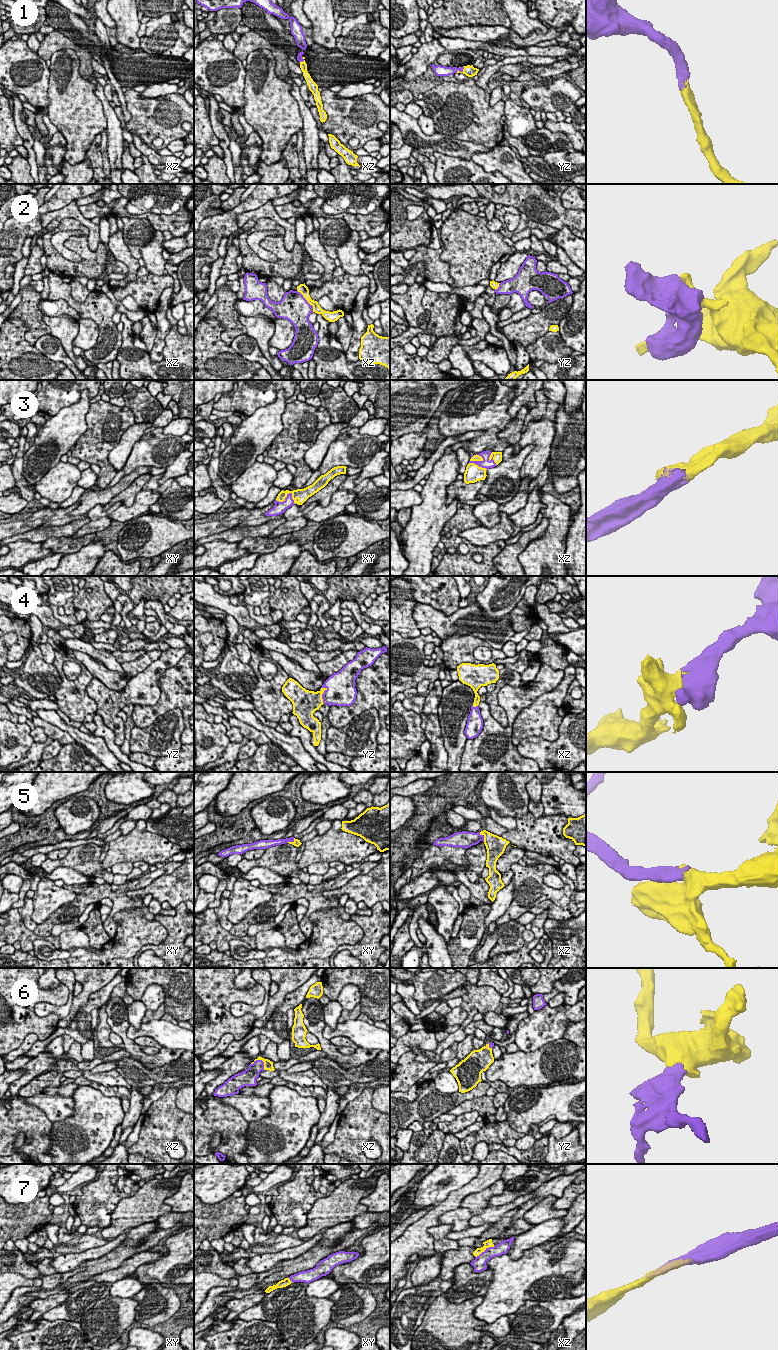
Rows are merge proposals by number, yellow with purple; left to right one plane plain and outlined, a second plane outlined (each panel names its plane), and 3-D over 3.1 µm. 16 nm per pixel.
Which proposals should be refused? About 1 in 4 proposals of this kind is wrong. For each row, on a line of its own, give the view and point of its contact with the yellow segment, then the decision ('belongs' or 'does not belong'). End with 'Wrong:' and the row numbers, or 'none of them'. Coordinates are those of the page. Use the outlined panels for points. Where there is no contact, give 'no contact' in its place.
1: contact yz (460, 72); belongs
2: contact xz (307, 301); does not belong
3: contact xz (477, 465); belongs
4: contact yz (322, 693); belongs
5: contact xz (484, 837); belongs
6: contact xz (261, 1059); belongs
7: contact xz (485, 1249); belongs
Wrong: 2

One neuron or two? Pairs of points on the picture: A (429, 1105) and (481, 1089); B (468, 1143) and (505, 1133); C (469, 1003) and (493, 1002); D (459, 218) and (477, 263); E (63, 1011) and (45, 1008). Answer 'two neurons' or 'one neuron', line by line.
A: one neuron
B: one neuron
C: one neuron
D: one neuron
E: one neuron

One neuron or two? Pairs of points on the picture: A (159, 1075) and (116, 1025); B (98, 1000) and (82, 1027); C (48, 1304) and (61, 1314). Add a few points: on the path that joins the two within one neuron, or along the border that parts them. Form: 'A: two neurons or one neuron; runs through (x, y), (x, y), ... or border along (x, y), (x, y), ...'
A: two neurons; border along (132, 1058), (147, 1068), (160, 1067), (175, 1060)
B: one neuron; runs through (91, 1006), (84, 1013), (82, 1020)
C: two neurons; border along (72, 1293), (64, 1301), (47, 1310), (40, 1317)

